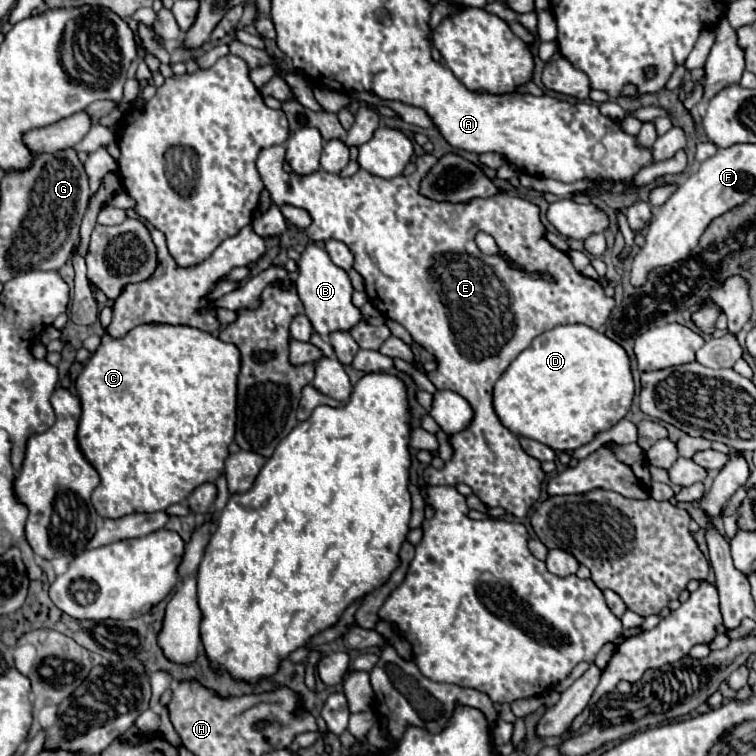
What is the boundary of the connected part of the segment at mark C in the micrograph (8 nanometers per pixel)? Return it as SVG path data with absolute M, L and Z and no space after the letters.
M145 323L133 327L125 337L113 339L104 332L101 337L99 349L91 355L81 375L75 379L75 389L81 399L81 419L79 419L79 431L77 441L87 457L87 461L97 469L101 483L93 491L93 507L101 517L117 519L131 513L157 513L165 511L173 503L185 501L193 489L197 489L203 483L213 483L225 473L225 459L229 457L229 445L235 435L235 419L237 419L237 375L241 369L241 353L233 343L225 343L219 337L213 337L207 331L185 327L185 325L167 325L167 323Z

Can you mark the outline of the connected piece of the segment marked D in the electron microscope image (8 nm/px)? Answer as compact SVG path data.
M559 325L535 337L499 377L493 389L493 409L515 435L535 439L555 451L573 451L591 443L597 433L615 427L627 415L633 393L629 357L621 345L587 325Z

